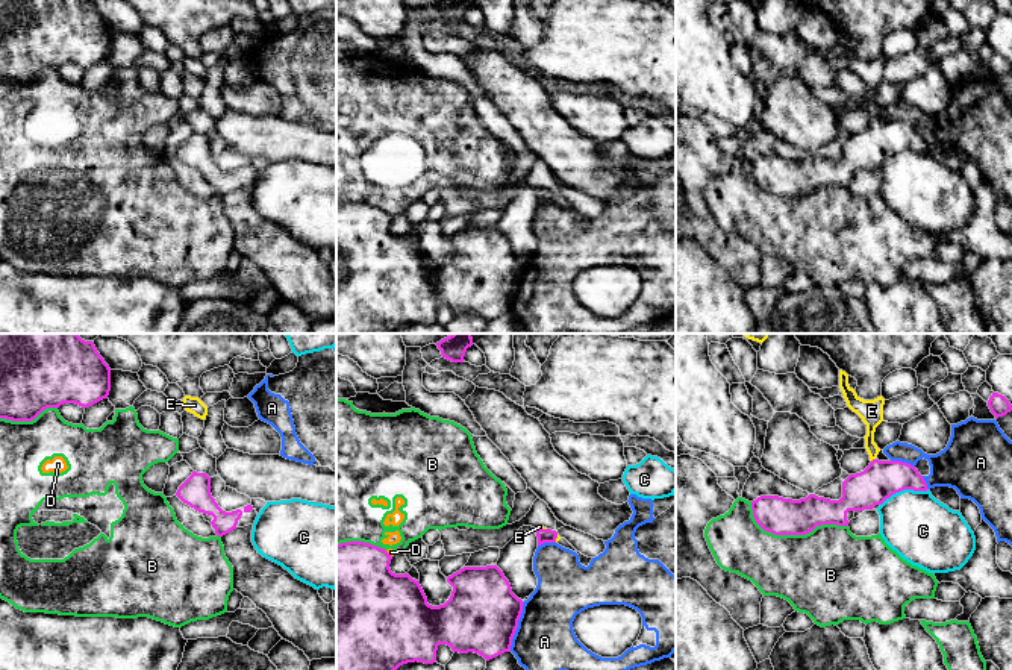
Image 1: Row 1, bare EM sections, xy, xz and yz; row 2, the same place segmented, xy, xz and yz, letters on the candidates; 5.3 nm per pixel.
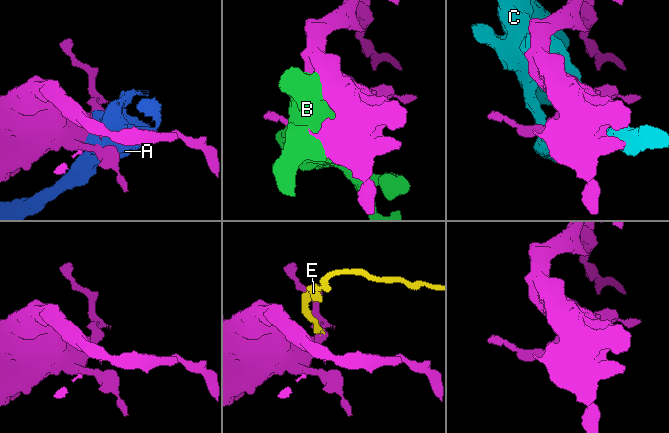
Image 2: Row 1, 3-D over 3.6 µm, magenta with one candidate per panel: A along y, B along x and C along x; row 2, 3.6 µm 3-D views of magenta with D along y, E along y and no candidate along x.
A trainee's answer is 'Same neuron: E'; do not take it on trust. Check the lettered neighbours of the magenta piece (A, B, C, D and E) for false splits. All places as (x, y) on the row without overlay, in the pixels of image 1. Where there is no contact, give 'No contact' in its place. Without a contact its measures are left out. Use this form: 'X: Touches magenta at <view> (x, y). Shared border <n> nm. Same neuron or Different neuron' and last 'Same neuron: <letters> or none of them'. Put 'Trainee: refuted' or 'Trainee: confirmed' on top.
Trainee: refuted
A: Touches magenta at xz (517, 287). Shared border 260 nm. Different neuron
B: Touches magenta at yz (793, 194). Shared border 550 nm. Different neuron
C: Touches magenta at yz (903, 149). Shared border 280 nm. Different neuron
D: Touches magenta at xz (388, 214). Shared border 50 nm. Different neuron
E: Touches magenta at yz (873, 120). Shared border 30 nm. Different neuron
Same neuron: none of them

